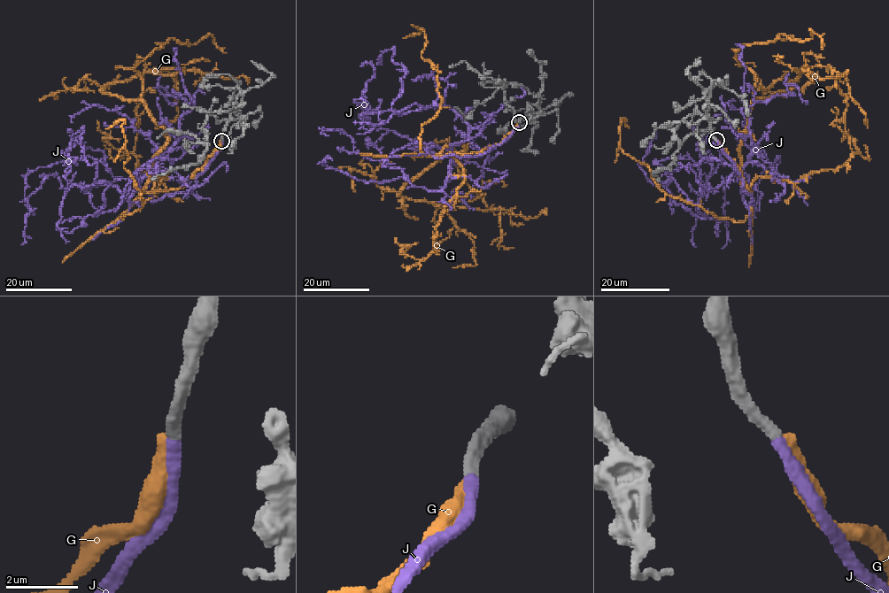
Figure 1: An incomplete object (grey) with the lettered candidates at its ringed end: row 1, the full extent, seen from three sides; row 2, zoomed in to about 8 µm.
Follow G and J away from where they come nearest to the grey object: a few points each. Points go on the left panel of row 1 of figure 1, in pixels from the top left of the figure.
G: (221, 141), (181, 187), (145, 192), (167, 134), (141, 101), (103, 88), (174, 75), (179, 115), (154, 128)
J: (221, 141), (187, 192), (128, 200), (170, 168), (156, 157), (94, 216), (109, 184), (94, 180), (83, 131)

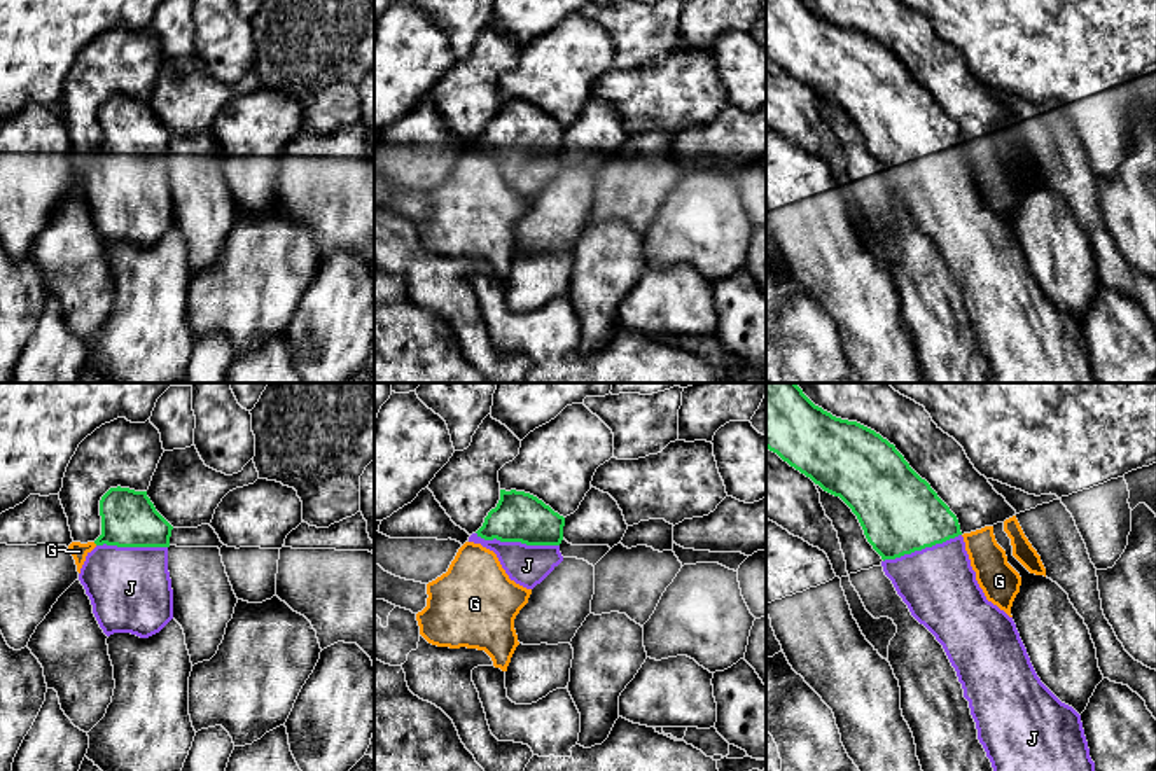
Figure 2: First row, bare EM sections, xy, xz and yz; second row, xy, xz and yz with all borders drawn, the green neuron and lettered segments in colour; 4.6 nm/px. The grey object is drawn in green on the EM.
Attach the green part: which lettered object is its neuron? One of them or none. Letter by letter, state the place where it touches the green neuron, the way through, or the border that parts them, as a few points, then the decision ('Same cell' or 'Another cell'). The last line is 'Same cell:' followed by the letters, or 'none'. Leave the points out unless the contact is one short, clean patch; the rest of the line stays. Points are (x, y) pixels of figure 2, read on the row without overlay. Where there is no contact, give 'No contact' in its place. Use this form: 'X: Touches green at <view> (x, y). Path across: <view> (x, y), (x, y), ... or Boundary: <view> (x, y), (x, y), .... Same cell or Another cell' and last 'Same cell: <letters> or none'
G: No contact. Another cell
J: Touches green at xz (518, 149). Same cell
Same cell: J

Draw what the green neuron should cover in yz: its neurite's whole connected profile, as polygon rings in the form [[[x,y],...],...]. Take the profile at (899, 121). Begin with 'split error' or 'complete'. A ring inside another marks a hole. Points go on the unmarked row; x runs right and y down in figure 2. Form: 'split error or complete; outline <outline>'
split error; outline [[[766,0],[766,56],[824,100],[839,105],[857,124],[897,203],[911,224],[943,254],[955,276],[993,383],[1097,383],[1081,323],[1041,290],[1013,226],[988,210],[979,196],[957,124],[894,52],[857,30],[832,24],[803,0]]]

